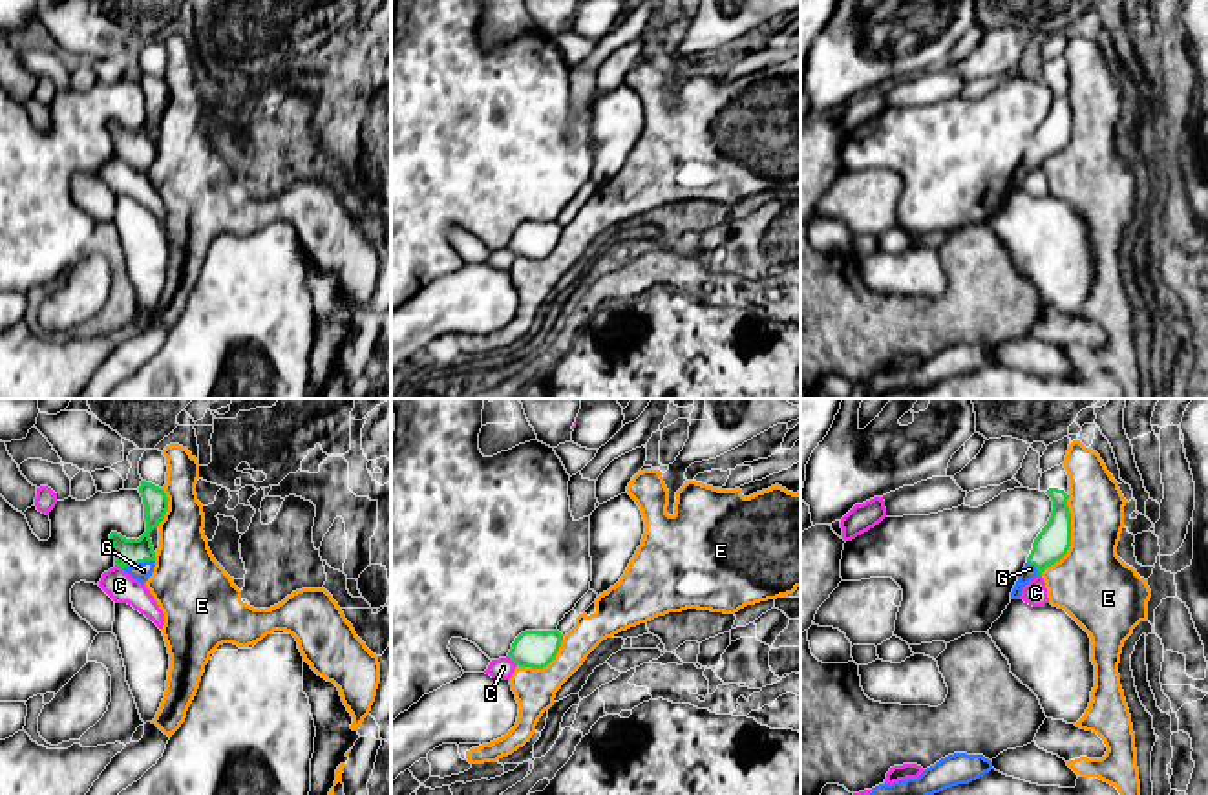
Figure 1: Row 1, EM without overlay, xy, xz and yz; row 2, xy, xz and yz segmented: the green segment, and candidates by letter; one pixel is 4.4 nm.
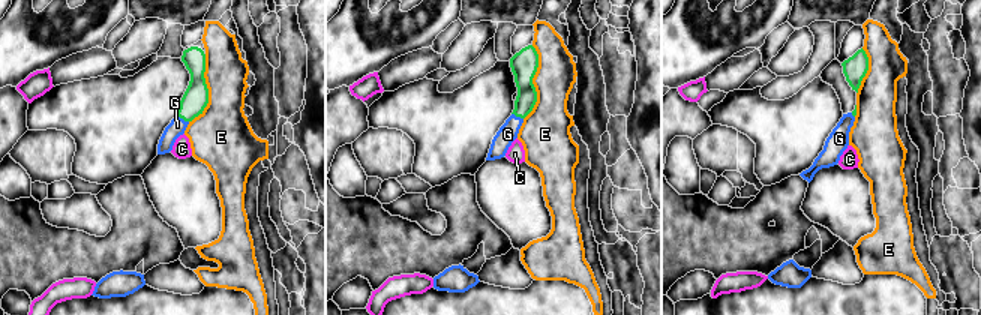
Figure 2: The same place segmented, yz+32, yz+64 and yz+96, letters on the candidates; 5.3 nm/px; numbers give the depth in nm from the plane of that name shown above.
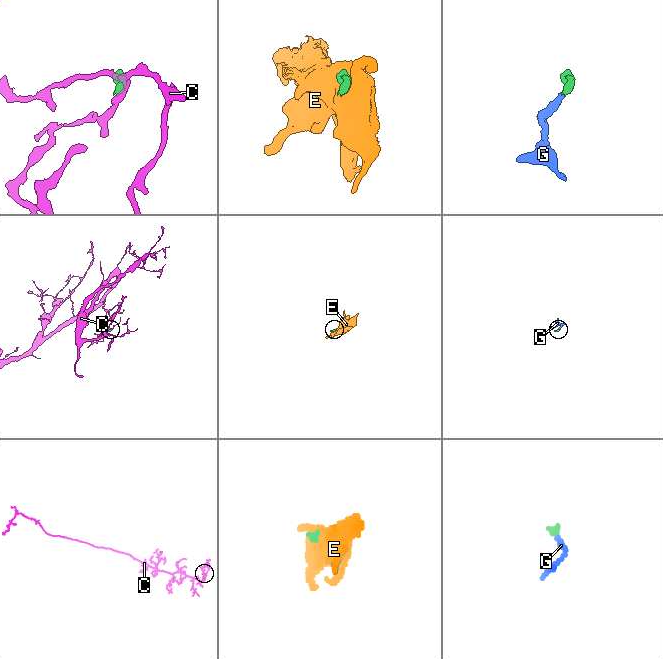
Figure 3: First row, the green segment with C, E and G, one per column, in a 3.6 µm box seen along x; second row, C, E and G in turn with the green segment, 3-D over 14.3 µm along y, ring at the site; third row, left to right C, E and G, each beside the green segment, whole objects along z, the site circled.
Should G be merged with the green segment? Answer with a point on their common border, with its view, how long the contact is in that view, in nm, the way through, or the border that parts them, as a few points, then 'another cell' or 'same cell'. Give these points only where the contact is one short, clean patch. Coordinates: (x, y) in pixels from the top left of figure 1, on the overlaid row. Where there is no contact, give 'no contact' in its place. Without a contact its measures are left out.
contact xy (139, 561); length 140 nm; way xy (128, 552), (139, 561), (143, 571); same cell

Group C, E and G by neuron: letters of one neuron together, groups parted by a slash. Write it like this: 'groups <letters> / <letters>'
groups C / E / G

